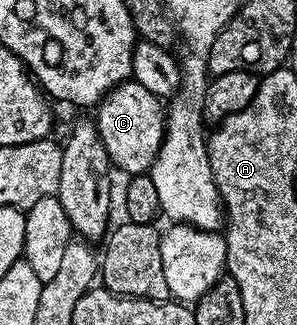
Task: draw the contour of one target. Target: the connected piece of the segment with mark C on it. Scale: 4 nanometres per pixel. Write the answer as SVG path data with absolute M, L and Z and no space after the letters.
M124 83L115 86L97 106L99 114L93 117L95 130L99 132L101 143L105 147L105 151L109 155L112 166L116 170L119 169L126 175L146 174L151 168L151 164L155 161L157 151L163 142L163 130L165 128L164 114L159 114L160 98L154 97L149 91L145 91L145 87L134 83Z

